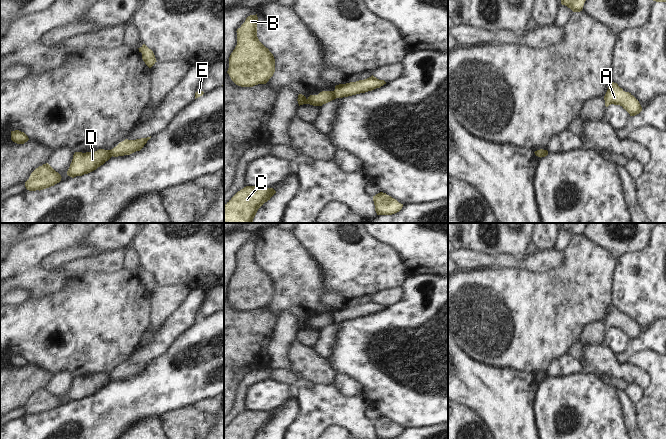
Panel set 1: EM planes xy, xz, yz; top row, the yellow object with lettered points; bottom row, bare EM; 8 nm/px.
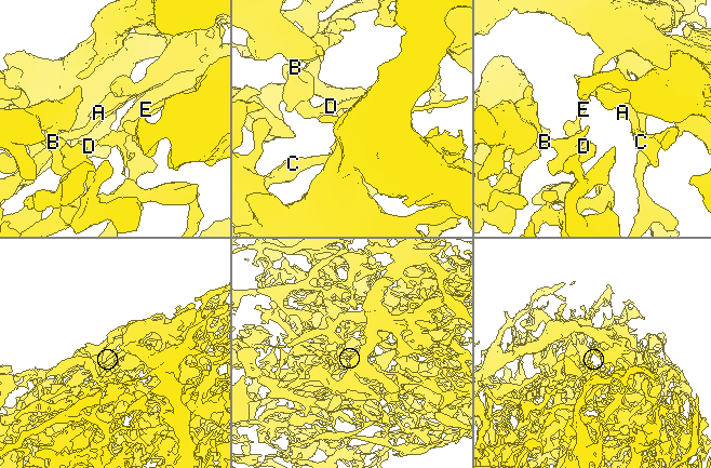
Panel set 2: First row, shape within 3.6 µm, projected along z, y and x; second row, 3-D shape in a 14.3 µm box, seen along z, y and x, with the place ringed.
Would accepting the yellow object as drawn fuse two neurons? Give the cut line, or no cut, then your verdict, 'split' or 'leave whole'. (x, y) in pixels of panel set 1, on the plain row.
xz (333, 315), (337, 321) | split

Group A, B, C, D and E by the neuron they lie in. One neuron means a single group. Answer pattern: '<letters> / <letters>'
A B C D / E

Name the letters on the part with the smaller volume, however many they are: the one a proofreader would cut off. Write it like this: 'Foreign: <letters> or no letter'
Foreign: E.

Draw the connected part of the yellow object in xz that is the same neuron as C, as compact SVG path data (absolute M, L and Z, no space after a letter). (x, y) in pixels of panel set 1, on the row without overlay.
M246 410L238 415L225 429L224 439L256 439L258 433L276 417L273 412Z

